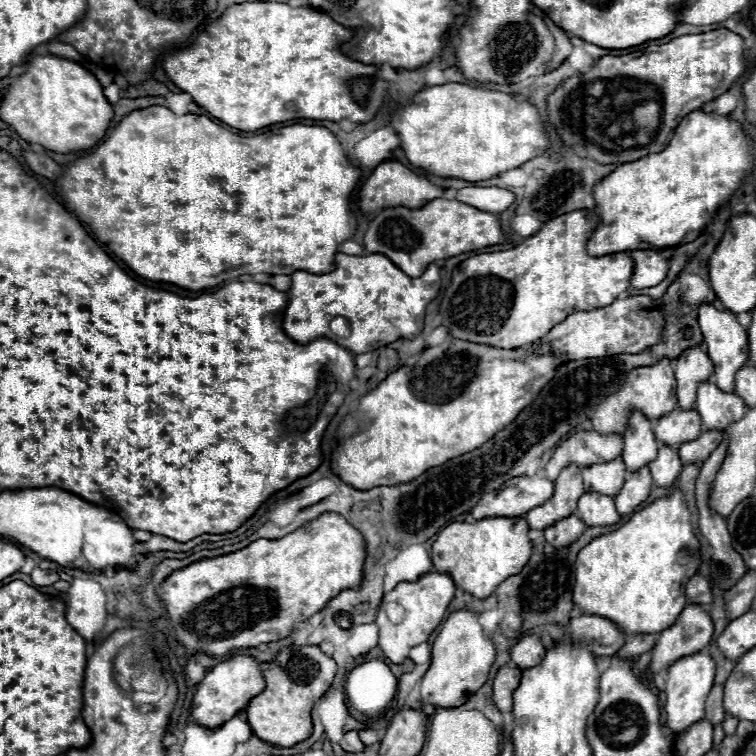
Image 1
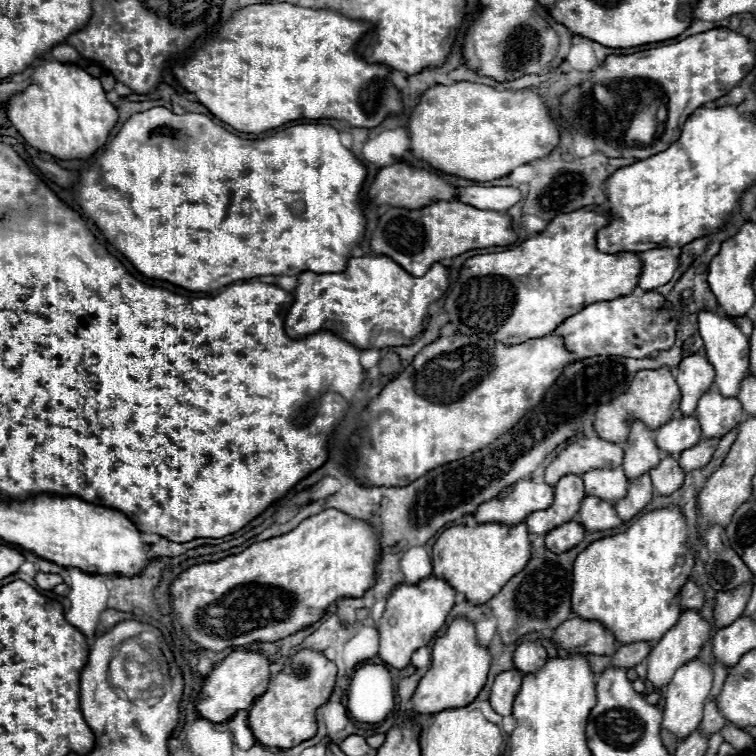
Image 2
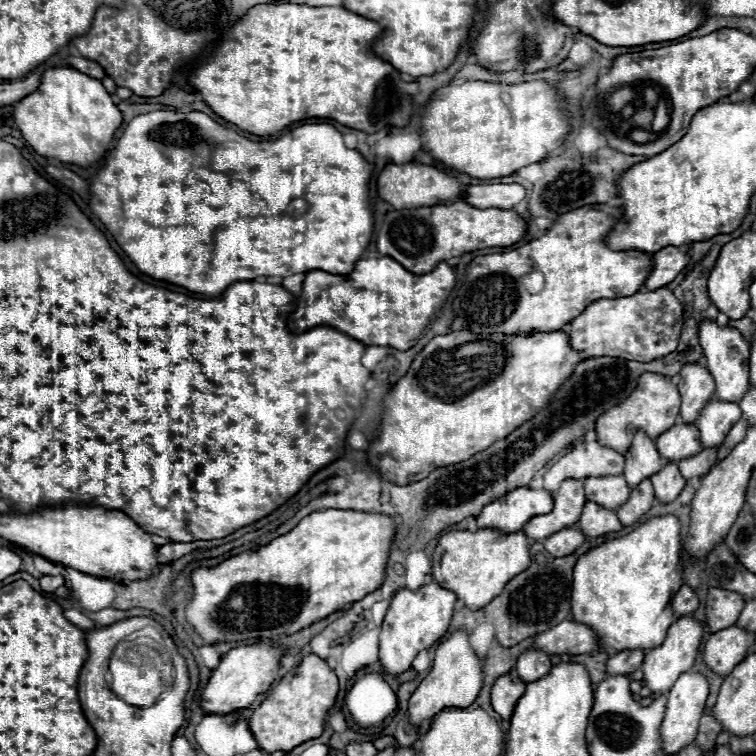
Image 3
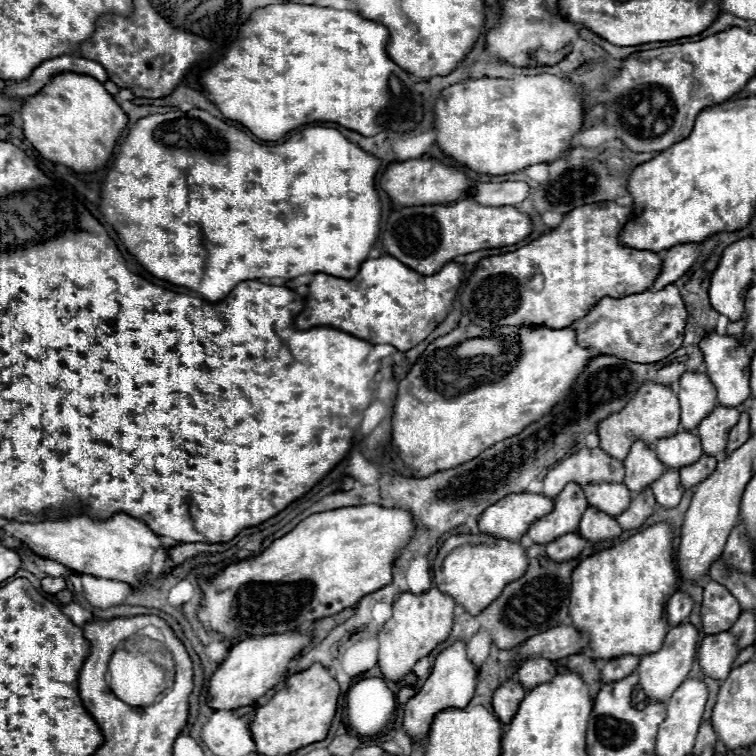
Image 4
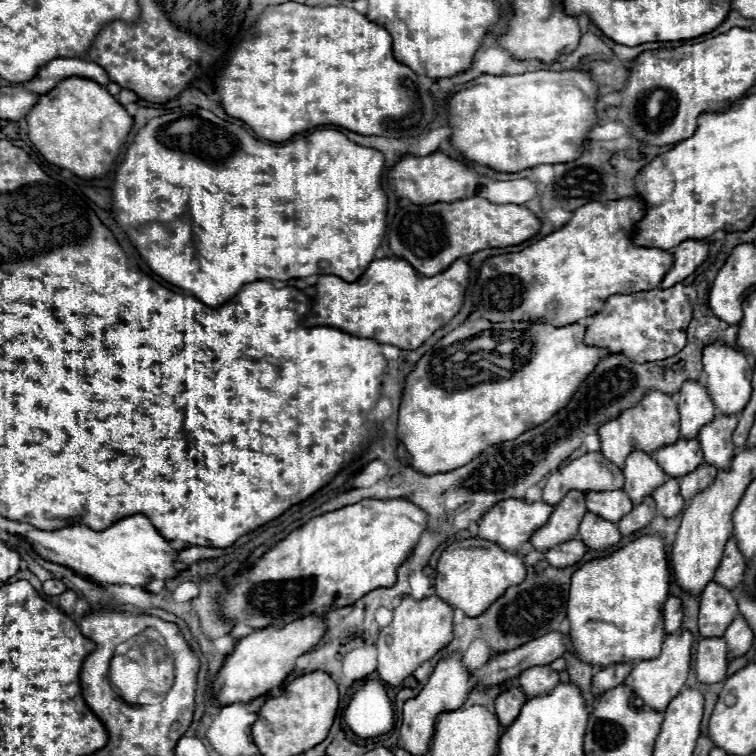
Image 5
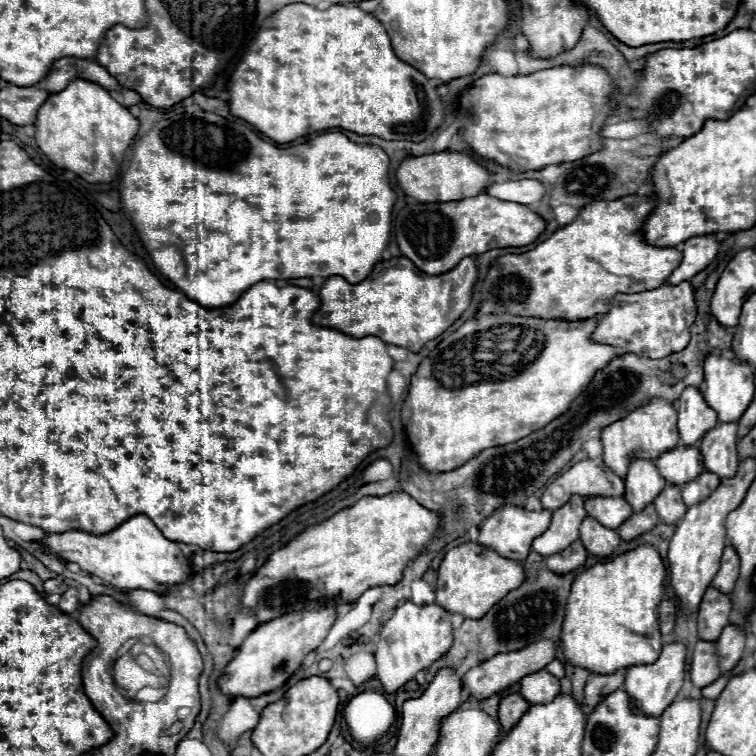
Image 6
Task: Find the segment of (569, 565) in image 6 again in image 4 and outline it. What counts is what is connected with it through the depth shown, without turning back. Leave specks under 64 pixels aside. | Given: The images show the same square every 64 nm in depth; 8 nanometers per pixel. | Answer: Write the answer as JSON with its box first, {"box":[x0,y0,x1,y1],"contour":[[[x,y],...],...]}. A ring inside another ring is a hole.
{"box":[546,534,586,562],"contour":[[[566,534],[566,536],[550,542],[546,546],[546,552],[548,552],[548,558],[554,562],[568,562],[568,560],[578,558],[580,552],[584,550],[584,546],[586,546],[584,538],[580,538],[578,534]]]}

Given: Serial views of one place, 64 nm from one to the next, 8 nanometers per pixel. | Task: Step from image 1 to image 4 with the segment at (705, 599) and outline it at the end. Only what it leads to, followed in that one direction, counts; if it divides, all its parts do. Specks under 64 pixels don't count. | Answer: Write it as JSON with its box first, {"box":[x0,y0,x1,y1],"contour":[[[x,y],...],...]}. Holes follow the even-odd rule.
{"box":[666,592,692,628],"contour":[[[676,592],[668,604],[666,604],[666,614],[668,614],[668,626],[674,628],[678,626],[692,610],[692,600],[684,592]]]}

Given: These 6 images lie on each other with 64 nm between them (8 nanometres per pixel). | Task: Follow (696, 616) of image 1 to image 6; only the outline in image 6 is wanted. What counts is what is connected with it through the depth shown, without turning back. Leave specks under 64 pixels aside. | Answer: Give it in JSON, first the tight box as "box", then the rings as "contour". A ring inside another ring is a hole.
{"box":[624,644,686,716],"contour":[[[666,644],[662,648],[660,658],[654,664],[642,664],[642,666],[630,666],[624,676],[624,692],[630,696],[630,700],[638,702],[638,708],[644,716],[660,716],[668,704],[676,700],[676,694],[684,682],[684,668],[686,668],[686,646],[684,644]]]}

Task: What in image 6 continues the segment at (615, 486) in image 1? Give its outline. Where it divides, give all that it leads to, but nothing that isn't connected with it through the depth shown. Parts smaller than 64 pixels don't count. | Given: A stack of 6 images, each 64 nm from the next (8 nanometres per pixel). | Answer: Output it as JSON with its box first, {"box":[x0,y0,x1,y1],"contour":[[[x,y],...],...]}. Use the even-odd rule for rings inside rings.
{"box":[586,498,634,528],"contour":[[[590,498],[586,500],[586,512],[590,518],[598,520],[604,528],[618,528],[634,514],[624,498]]]}

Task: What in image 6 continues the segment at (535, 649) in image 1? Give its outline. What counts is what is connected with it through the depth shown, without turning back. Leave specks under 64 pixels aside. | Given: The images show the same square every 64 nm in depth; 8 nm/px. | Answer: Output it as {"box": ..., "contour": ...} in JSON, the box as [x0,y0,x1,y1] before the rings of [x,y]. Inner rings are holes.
{"box":[520,670,560,704],"contour":[[[538,670],[530,676],[524,676],[520,680],[520,696],[528,704],[548,704],[552,702],[560,692],[560,680],[546,670]]]}

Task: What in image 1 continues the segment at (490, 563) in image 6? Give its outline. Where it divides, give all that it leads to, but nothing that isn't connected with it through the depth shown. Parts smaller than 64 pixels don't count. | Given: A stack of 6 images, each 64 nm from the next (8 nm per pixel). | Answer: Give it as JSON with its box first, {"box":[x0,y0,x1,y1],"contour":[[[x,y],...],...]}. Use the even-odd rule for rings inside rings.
{"box":[432,518,530,600],"contour":[[[484,518],[474,524],[454,522],[446,526],[434,546],[432,560],[436,572],[446,572],[458,588],[478,600],[486,600],[508,576],[518,574],[530,560],[530,538],[524,518]]]}

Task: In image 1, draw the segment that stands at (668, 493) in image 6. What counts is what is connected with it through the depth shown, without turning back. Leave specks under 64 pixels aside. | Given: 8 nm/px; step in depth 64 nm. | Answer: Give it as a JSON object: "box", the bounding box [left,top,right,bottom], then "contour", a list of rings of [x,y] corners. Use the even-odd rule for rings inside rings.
{"box":[648,446,682,488],"contour":[[[660,446],[658,450],[658,458],[648,464],[654,484],[660,488],[674,488],[680,472],[682,472],[682,464],[678,458],[678,450],[676,448],[668,448],[668,446]]]}

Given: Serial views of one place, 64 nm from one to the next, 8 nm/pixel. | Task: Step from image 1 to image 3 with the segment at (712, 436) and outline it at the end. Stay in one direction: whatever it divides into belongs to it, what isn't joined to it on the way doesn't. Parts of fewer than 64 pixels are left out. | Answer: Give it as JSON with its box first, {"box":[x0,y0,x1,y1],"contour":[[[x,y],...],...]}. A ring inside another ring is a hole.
{"box":[680,448,716,480],"contour":[[[704,448],[700,454],[688,458],[688,460],[680,460],[680,472],[684,476],[684,480],[692,480],[696,476],[706,476],[710,472],[710,468],[716,462],[716,450],[714,448]]]}

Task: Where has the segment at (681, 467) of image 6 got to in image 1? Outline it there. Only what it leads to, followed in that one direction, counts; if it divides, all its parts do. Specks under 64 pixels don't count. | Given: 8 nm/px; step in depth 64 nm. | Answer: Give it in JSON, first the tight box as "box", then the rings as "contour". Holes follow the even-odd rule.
{"box":[654,410,702,446],"contour":[[[674,410],[668,416],[662,416],[654,426],[656,440],[664,446],[680,446],[688,440],[696,440],[700,432],[702,422],[696,410]]]}

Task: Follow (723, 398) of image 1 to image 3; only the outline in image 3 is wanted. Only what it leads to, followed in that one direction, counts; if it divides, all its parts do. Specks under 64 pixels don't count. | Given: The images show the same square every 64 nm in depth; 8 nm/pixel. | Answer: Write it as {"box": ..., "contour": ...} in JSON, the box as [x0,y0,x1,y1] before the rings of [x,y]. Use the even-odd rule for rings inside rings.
{"box":[696,398,742,448],"contour":[[[712,398],[706,408],[696,418],[696,426],[700,430],[700,440],[704,448],[718,448],[728,434],[728,428],[740,420],[742,412],[736,402],[722,402]]]}

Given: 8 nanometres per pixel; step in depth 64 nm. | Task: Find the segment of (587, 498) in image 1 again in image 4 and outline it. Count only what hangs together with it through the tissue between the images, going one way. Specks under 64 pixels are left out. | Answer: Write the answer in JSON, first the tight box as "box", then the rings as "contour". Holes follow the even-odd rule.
{"box":[578,508,622,544],"contour":[[[588,508],[584,512],[584,524],[580,520],[578,534],[584,536],[584,540],[596,544],[596,542],[606,542],[606,540],[616,540],[622,534],[622,528],[612,516],[596,508]]]}

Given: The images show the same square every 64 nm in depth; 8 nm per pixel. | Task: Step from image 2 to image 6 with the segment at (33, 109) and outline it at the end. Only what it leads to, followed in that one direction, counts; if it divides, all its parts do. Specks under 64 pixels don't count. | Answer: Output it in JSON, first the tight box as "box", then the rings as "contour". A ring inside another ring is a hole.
{"box":[36,80,140,184],"contour":[[[74,80],[62,92],[50,94],[36,116],[36,144],[58,166],[76,172],[92,184],[112,182],[120,174],[120,164],[134,136],[140,130],[138,118],[116,102],[108,90],[86,80]]]}

